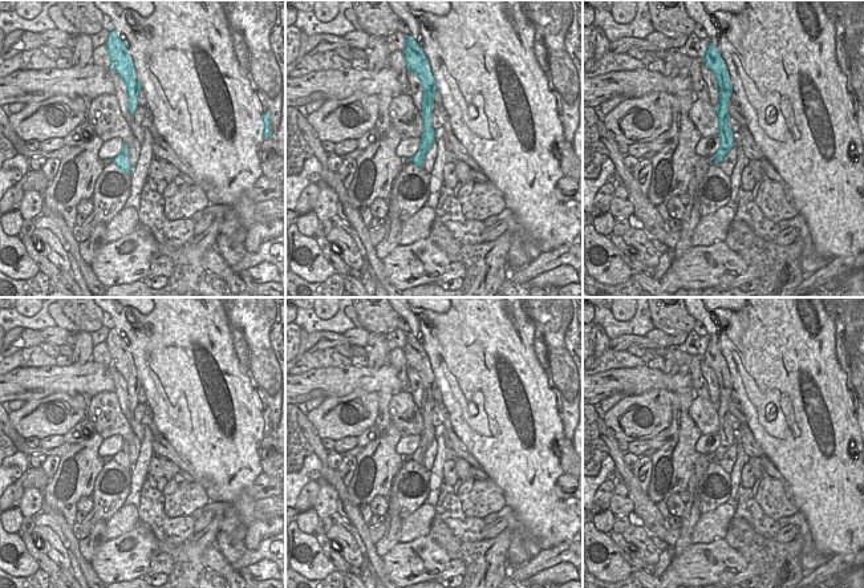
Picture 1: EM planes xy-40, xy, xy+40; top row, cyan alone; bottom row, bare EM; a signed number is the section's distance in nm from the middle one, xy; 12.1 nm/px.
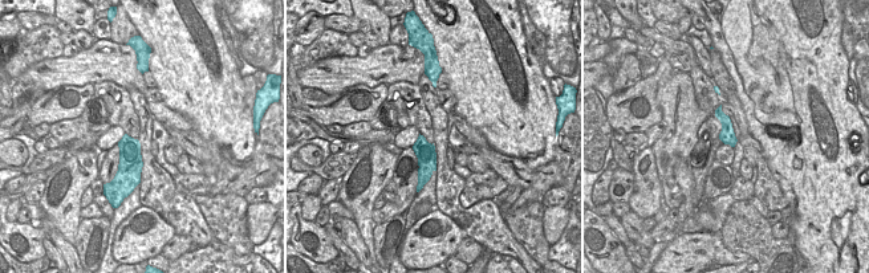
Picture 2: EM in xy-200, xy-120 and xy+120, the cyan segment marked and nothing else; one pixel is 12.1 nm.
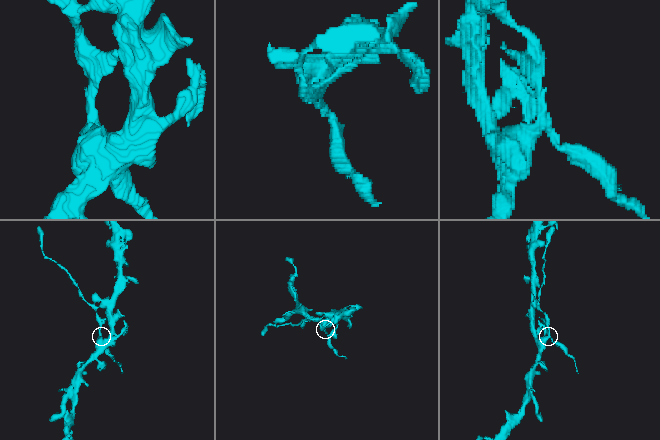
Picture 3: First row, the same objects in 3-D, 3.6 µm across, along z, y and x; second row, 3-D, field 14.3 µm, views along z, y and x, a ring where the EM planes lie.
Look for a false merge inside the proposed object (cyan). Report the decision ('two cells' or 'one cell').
two cells

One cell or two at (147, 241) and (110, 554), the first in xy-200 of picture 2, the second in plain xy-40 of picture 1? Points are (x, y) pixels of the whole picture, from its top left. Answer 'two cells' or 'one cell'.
one cell

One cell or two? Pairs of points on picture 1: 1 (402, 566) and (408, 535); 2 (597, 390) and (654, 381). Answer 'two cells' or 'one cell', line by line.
1: two cells
2: one cell

